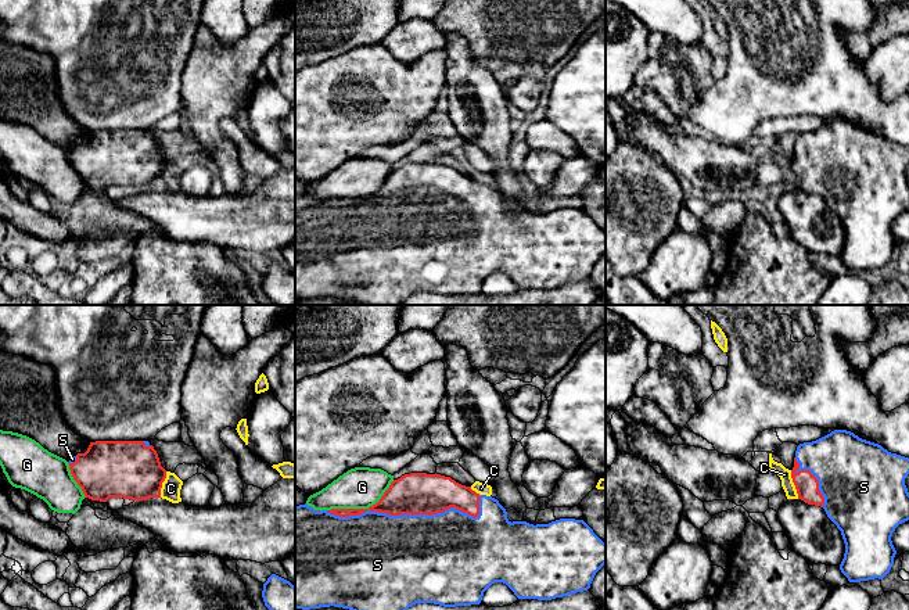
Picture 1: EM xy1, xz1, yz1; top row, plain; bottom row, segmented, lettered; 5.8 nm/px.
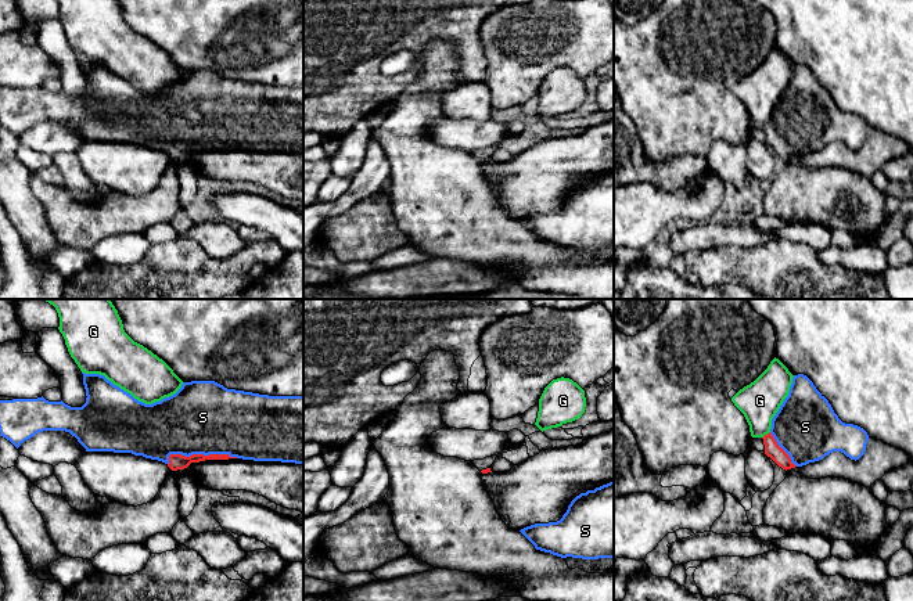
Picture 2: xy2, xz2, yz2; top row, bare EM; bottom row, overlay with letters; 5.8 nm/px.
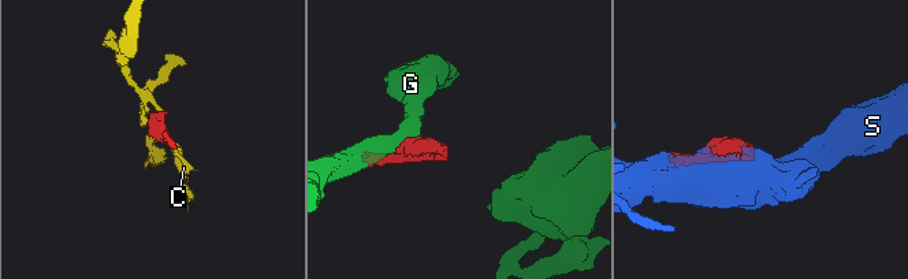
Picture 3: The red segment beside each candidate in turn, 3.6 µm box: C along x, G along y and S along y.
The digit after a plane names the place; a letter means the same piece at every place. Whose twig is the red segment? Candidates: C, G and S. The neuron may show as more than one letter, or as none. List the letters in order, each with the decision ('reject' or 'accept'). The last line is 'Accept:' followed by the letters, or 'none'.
C: reject
G: reject
S: accept
Accept: S

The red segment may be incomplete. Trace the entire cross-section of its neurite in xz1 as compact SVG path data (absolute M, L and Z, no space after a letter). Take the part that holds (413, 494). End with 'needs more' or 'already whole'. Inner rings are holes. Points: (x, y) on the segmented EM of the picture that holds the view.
M410 473L394 480L381 499L369 509L315 510L305 505L295 506L295 609L342 607L349 610L407 610L416 603L434 603L443 607L479 604L484 592L495 582L506 584L518 599L551 600L583 592L590 588L596 573L606 564L606 543L583 521L560 518L549 524L510 521L497 499L479 495L471 487L461 485L441 474Z; needs more

